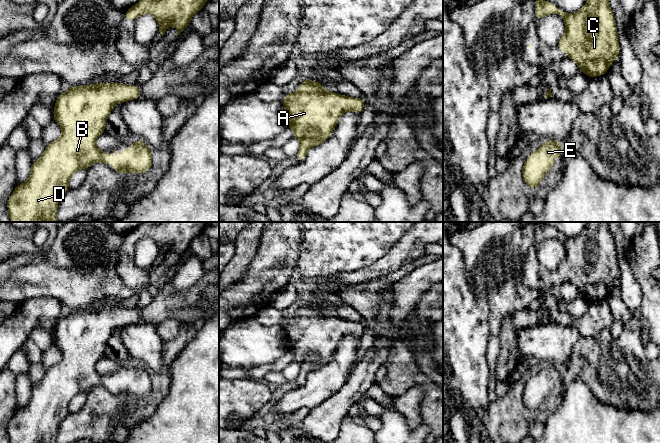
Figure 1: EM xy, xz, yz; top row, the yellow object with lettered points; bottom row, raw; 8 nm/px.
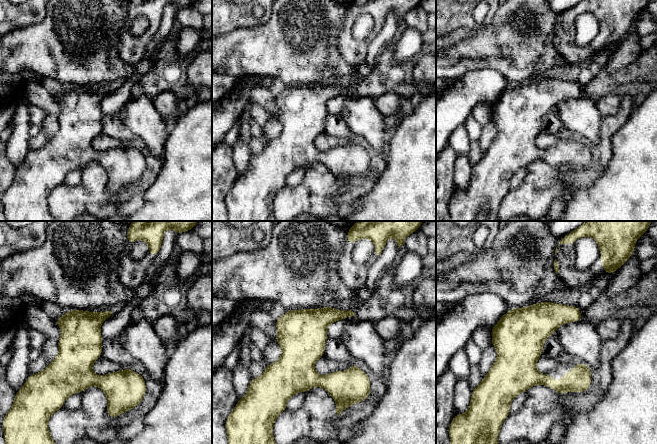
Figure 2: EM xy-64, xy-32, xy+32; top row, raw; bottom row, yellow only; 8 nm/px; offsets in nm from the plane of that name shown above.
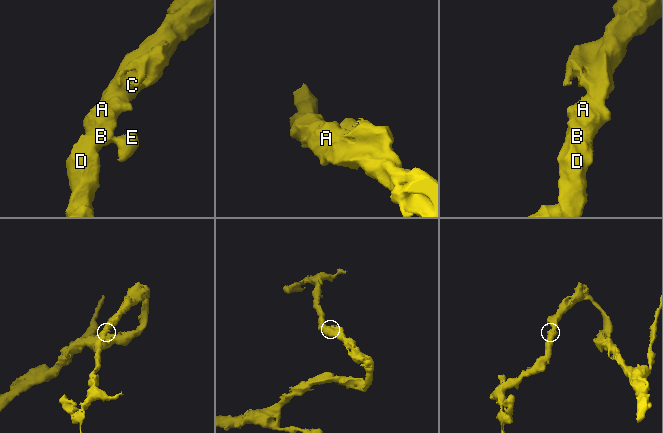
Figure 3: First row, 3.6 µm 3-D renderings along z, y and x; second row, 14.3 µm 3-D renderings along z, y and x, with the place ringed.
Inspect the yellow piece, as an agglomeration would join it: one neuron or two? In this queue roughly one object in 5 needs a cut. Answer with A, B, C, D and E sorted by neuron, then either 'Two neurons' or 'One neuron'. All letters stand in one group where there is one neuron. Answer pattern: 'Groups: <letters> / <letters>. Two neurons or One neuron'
Groups: A B C D E. One neuron

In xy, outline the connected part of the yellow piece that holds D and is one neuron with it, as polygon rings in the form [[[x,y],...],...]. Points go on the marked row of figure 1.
[[[102,83],[83,86],[71,86],[71,88],[58,95],[53,110],[54,118],[62,128],[61,136],[51,142],[42,156],[32,162],[31,174],[27,181],[16,186],[15,190],[7,201],[7,209],[10,216],[10,222],[58,222],[56,217],[57,207],[60,198],[69,189],[69,179],[79,170],[87,169],[96,162],[102,162],[106,165],[112,164],[113,171],[120,175],[125,172],[144,173],[153,166],[153,160],[150,148],[142,140],[134,140],[132,147],[124,151],[118,150],[118,162],[113,164],[115,151],[112,150],[112,156],[106,152],[100,151],[96,147],[96,139],[100,134],[105,133],[105,124],[112,108],[115,104],[124,103],[132,99],[141,98],[139,86],[127,85],[122,83]]]

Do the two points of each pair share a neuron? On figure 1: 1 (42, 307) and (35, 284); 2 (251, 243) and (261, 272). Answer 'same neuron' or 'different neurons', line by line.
1: different neurons
2: different neurons

